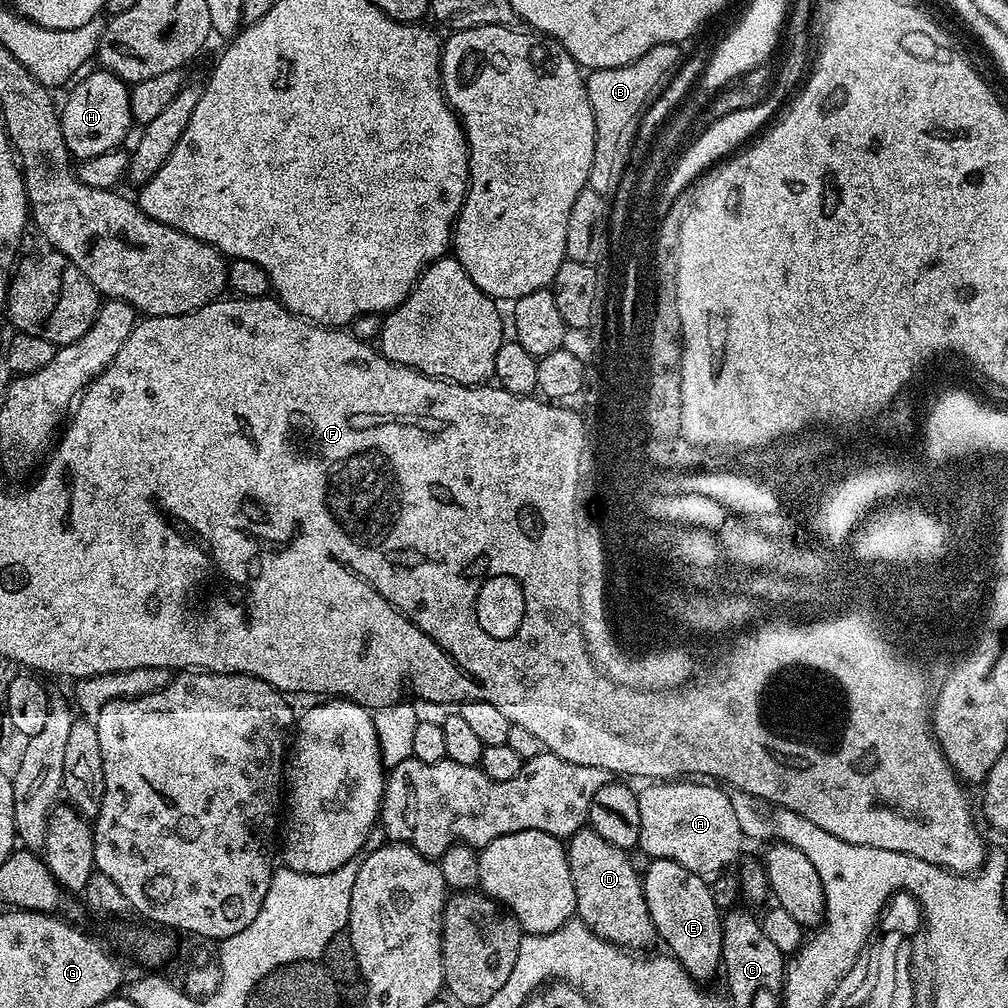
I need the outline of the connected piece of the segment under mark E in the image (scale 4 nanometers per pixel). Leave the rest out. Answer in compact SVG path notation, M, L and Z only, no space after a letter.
M654 860L647 861L648 869L643 869L642 879L644 882L644 897L646 898L646 910L650 910L650 918L656 927L656 935L662 941L667 951L676 961L686 969L692 976L703 978L703 976L712 976L721 971L722 965L722 908L716 905L716 900L712 897L712 892L708 889L709 881L703 876L694 874L686 870L673 860Z

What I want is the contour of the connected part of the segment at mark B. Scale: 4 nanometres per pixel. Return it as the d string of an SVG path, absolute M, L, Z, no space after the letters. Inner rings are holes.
M663 44L646 50L642 58L617 68L597 68L586 76L590 106L594 110L596 141L594 142L594 162L590 166L588 187L598 194L611 197L623 184L623 174L628 166L632 143L636 138L643 116L648 108L670 86L680 65L686 59L686 52L681 45Z

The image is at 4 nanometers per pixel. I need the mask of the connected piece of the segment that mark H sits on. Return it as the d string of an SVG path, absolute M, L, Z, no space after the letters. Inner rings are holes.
M95 71L85 80L77 79L71 85L72 93L59 109L60 125L66 138L66 146L77 161L117 151L123 145L120 143L127 138L128 131L134 128L129 85L110 71Z

